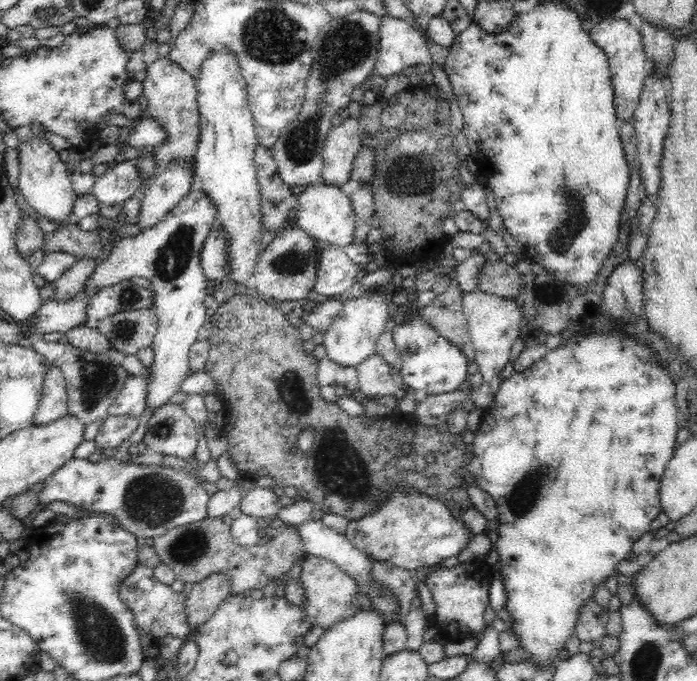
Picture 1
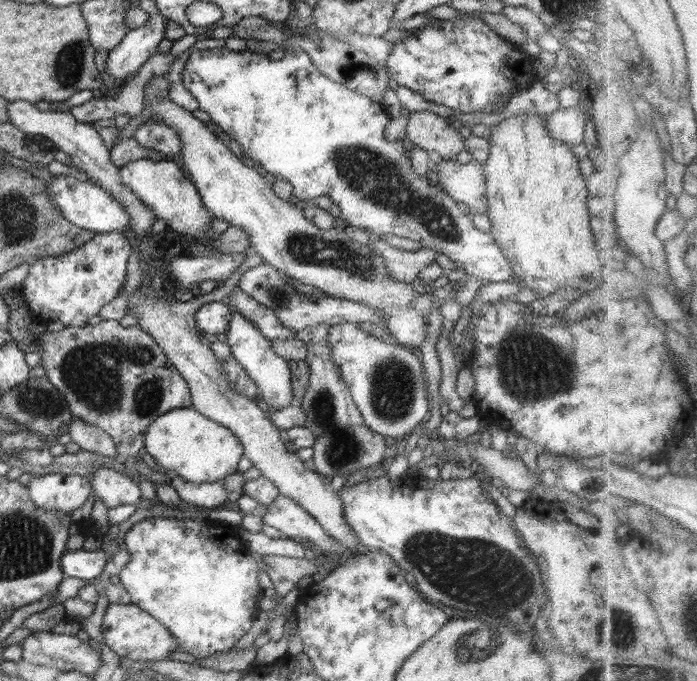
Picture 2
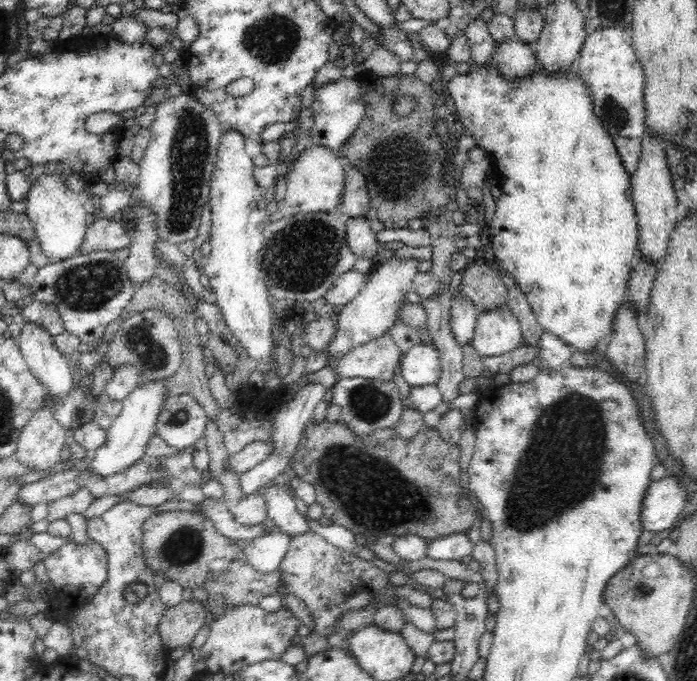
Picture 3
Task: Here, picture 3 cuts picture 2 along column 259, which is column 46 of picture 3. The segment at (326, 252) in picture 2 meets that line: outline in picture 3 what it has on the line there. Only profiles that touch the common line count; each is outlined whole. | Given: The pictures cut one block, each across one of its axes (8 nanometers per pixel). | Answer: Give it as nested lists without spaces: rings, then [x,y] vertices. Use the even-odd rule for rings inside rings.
[[[59,172],[44,174],[34,181],[25,196],[27,215],[32,222],[42,251],[50,262],[57,262],[74,256],[86,238],[88,216],[81,195],[74,193],[65,183]]]

